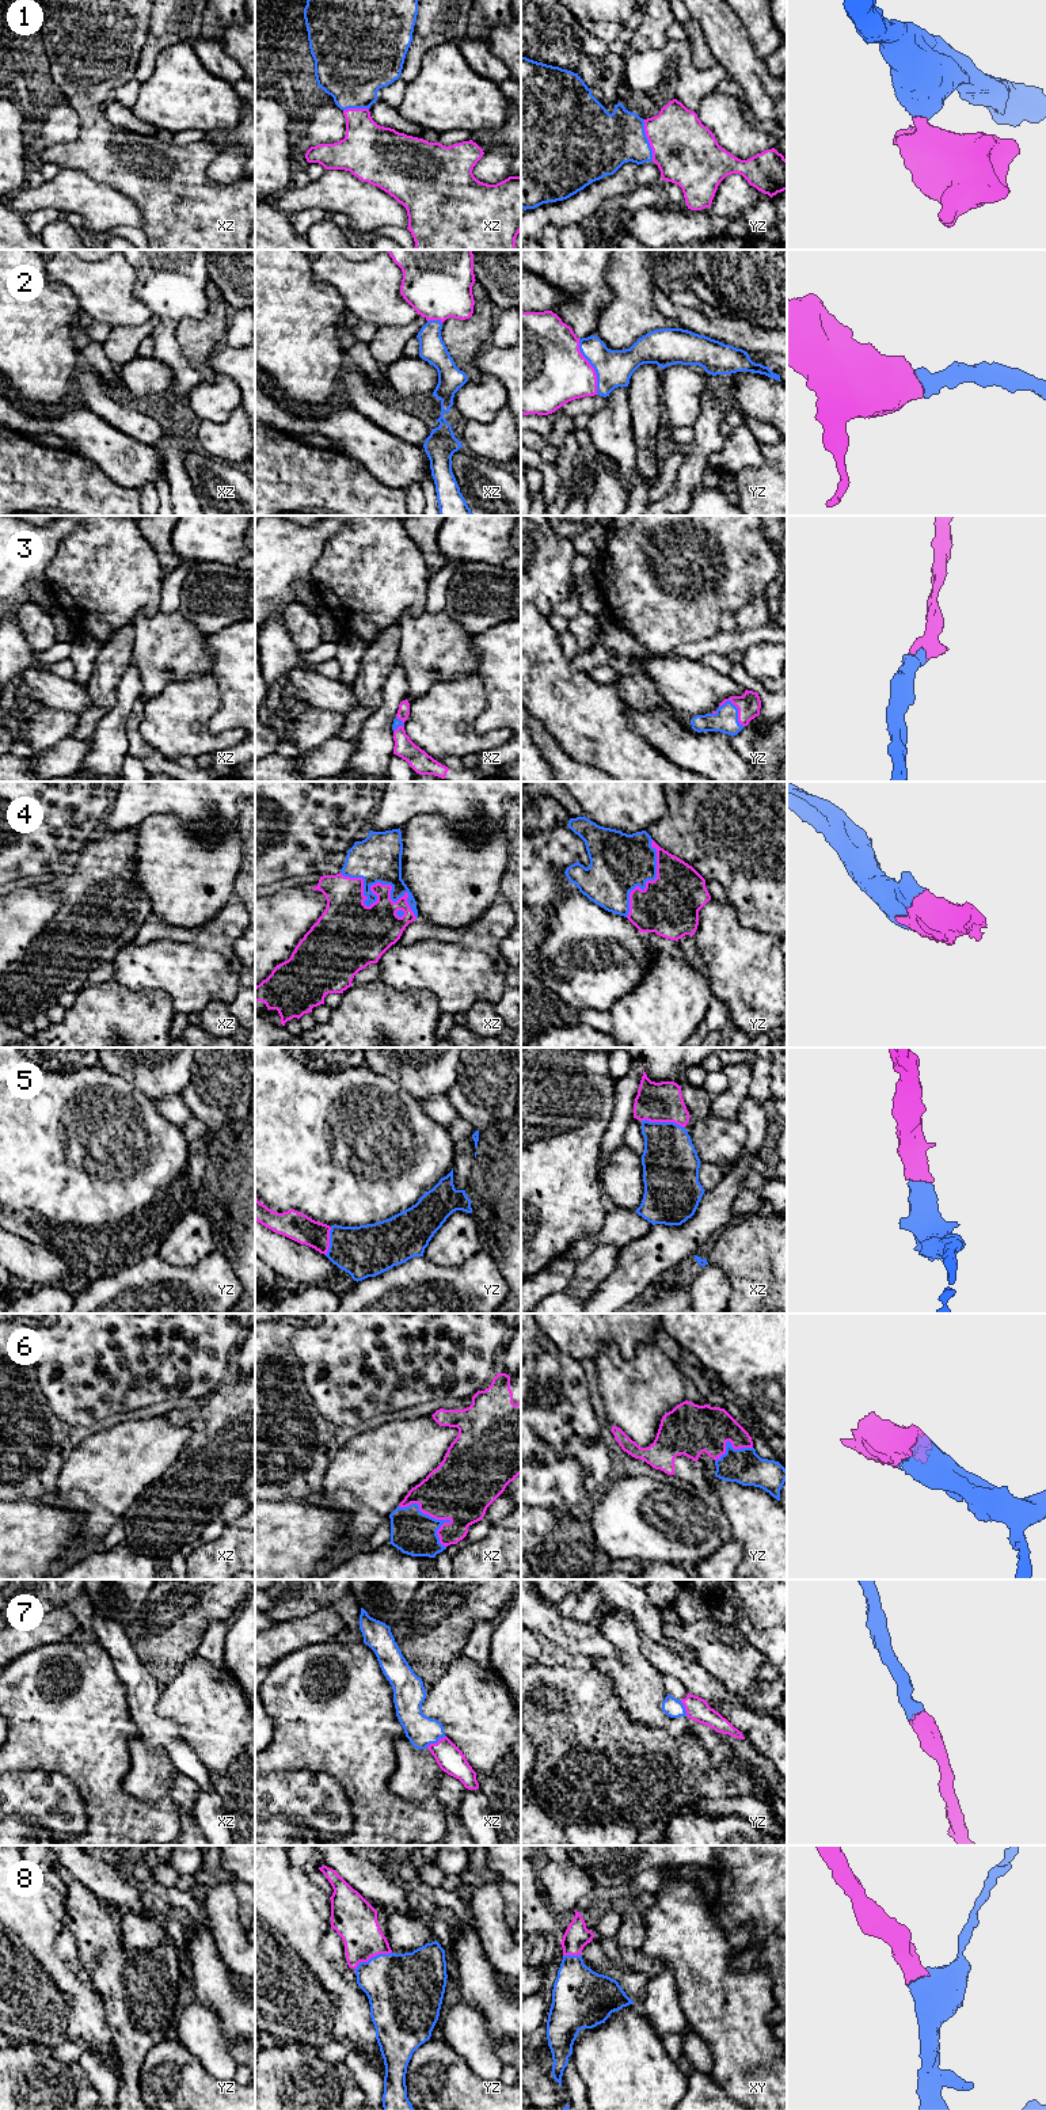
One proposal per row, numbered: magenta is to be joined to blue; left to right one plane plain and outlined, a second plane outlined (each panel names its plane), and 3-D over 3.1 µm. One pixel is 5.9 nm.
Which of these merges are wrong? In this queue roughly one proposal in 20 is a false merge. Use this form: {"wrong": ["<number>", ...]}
{"wrong": []}

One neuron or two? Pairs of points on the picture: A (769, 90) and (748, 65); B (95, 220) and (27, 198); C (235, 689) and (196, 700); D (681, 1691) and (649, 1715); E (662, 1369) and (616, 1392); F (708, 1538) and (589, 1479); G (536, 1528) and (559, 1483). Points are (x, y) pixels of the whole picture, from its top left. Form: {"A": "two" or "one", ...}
{"A": "one", "B": "one", "C": "two", "D": "two", "E": "one", "F": "two", "G": "two"}

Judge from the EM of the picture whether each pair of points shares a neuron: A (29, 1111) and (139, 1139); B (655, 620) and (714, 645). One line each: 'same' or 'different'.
A: same
B: different

